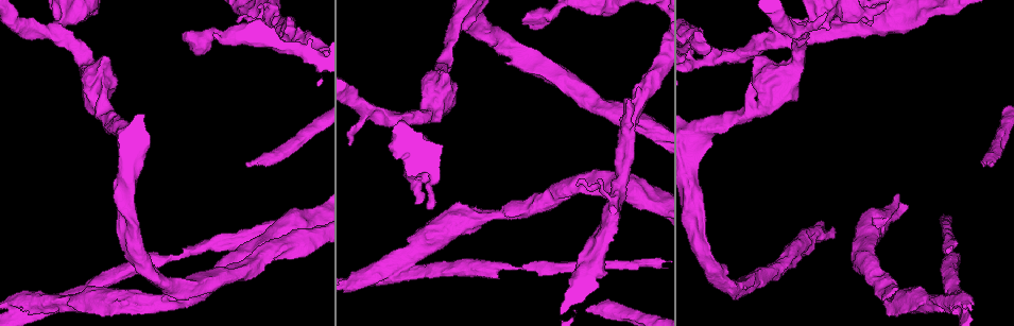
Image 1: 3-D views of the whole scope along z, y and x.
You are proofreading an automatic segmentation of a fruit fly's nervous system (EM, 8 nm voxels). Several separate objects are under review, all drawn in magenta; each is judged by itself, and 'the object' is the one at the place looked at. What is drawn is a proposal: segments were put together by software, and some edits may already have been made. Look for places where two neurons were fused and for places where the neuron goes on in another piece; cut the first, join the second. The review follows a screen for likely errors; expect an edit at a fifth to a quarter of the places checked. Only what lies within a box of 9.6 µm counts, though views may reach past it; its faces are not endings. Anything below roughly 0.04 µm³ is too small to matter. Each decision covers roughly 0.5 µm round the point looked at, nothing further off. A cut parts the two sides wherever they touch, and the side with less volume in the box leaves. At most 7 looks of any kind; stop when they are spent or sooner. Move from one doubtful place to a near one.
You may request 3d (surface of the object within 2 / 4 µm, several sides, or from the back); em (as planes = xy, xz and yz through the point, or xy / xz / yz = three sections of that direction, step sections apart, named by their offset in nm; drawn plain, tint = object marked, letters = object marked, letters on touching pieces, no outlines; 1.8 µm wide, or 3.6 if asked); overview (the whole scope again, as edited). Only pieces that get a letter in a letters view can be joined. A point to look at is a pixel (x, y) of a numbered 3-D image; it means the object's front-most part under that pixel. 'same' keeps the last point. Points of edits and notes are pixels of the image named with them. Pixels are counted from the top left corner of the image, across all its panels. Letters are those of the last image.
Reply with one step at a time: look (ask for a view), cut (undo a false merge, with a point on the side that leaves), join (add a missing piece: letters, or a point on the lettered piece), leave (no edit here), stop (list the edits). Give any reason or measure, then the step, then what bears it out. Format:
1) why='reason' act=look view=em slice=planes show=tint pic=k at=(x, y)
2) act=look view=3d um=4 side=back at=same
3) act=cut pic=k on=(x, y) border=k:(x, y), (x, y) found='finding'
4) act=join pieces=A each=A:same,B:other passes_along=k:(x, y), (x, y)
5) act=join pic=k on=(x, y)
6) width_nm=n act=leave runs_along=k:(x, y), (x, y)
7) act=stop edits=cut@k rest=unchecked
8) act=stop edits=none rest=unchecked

why='calibre changes' act=look view=em um=3.6 slice=planes show=letters pic=1 at=(411, 144)

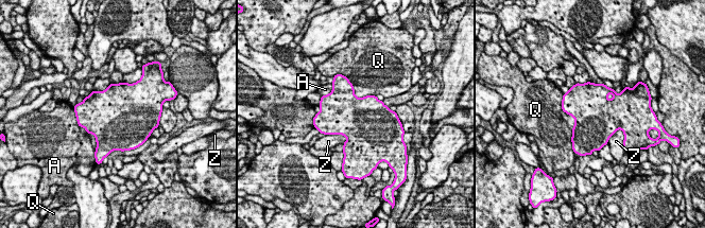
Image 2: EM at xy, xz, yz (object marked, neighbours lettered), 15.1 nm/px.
width_nm=750 act=leave each=A:other,Q:other,Z:other border=2:(562, 98), (572, 145) found='one neuron here'

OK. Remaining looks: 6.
why='free end' act=look view=em slice=xy step=16 show=tint pic=1 at=(117, 226)

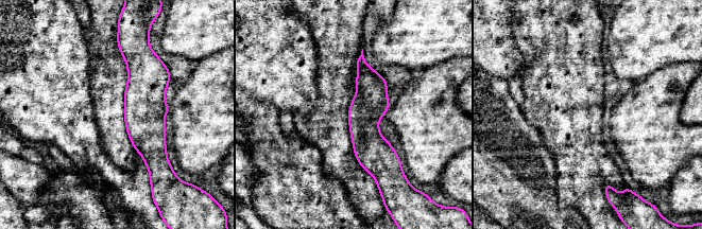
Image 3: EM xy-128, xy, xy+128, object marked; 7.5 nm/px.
act=look view=em slice=planes show=letters at=same

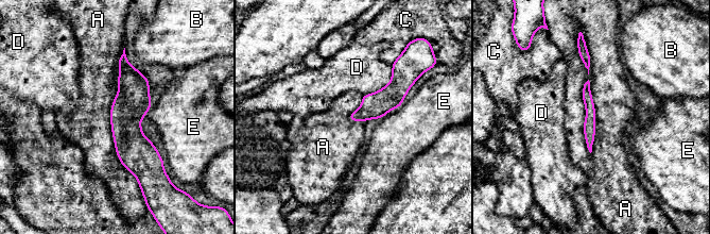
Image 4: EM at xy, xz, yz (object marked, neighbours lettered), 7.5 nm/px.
act=leave each=A:other,B:other,C:other,D:other,E:other runs_along=4:(123, 57), (128, 139), (149, 171) found='no lettered piece goes on from it'

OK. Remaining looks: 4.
why='sudden change in width' act=look view=3d um=4 pic=1 at=(474, 222)

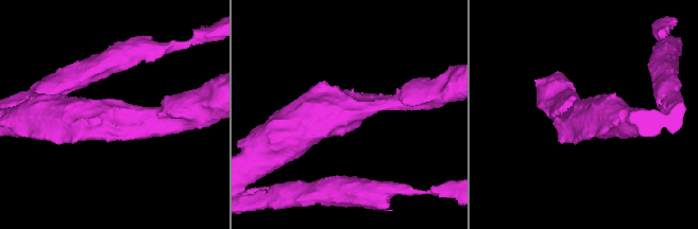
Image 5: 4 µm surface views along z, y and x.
why='shape alone is not enough' act=look view=em um=3.6 slice=xz step=16 show=tint pic=5 at=(114, 117)

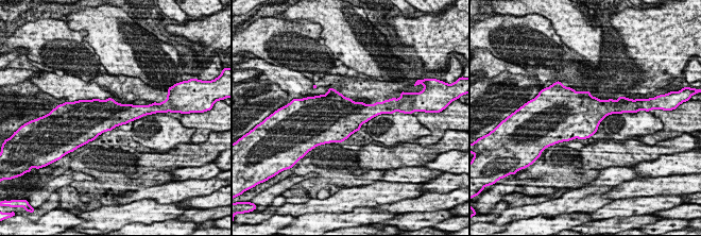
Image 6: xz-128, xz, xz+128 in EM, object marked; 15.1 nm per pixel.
why='cut it another way' act=look view=em um=3.6 slice=planes show=letters at=same

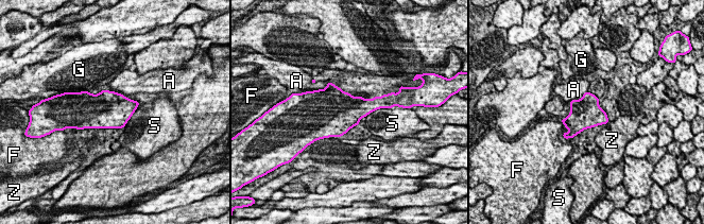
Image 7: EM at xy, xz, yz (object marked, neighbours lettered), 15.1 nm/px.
act=leave each=A:other,F:other,G:other,S:other,Z:other border=7:(587, 90), (581, 98), (569, 101) found='continuous, no second neuron'

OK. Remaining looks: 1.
act=stop edits=none rest=unchecked

